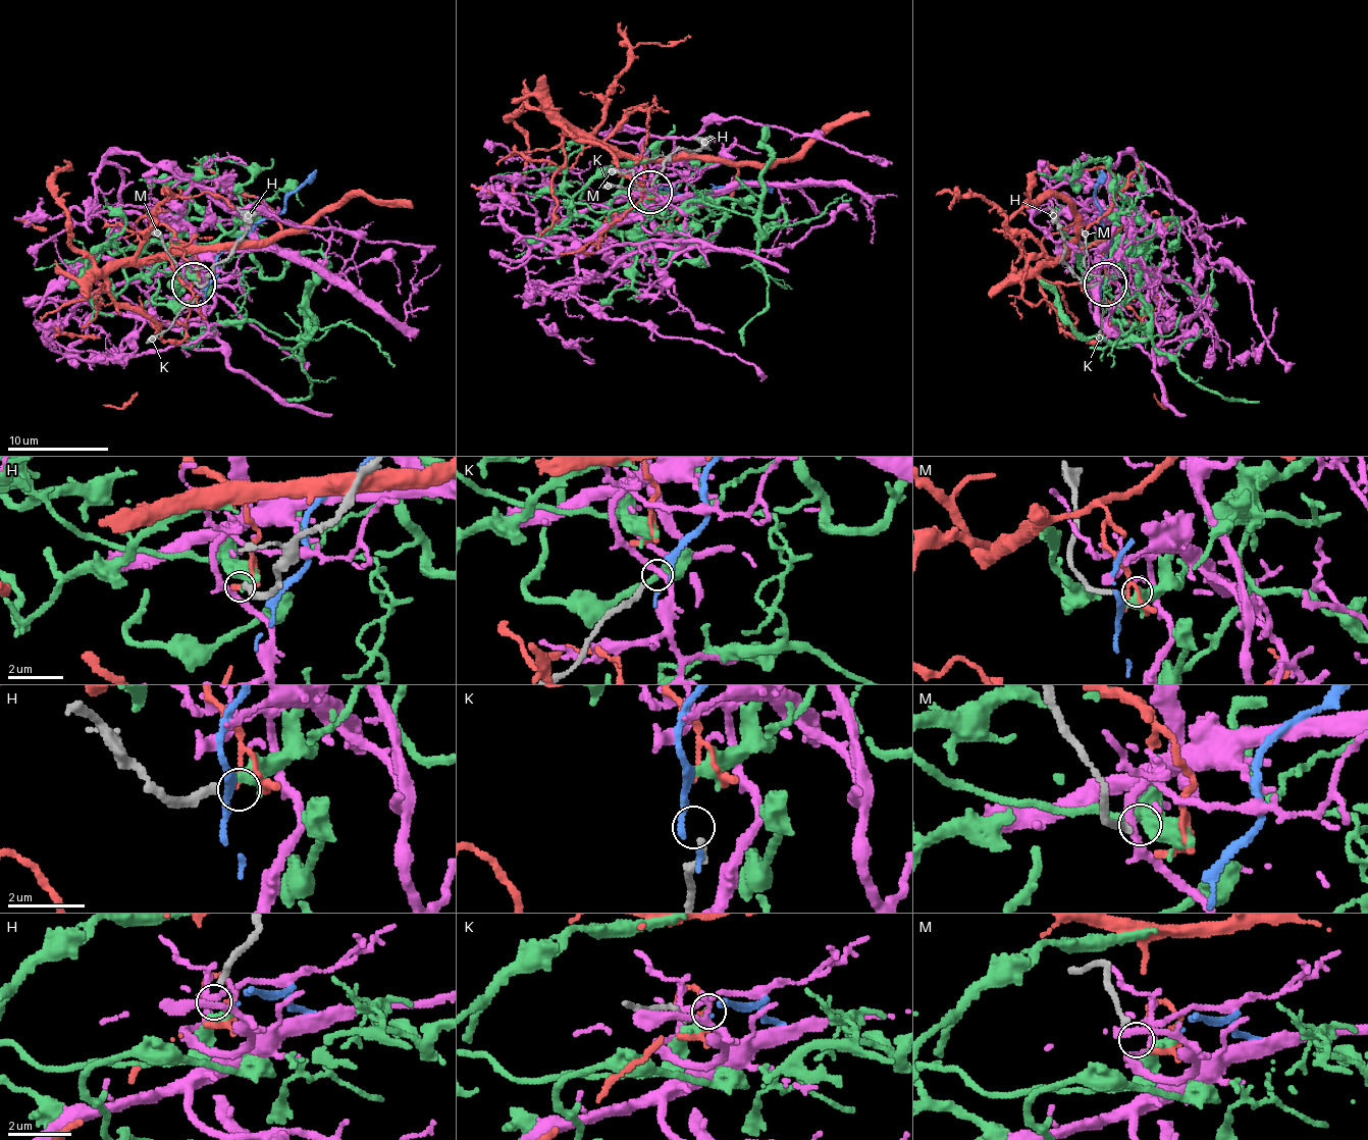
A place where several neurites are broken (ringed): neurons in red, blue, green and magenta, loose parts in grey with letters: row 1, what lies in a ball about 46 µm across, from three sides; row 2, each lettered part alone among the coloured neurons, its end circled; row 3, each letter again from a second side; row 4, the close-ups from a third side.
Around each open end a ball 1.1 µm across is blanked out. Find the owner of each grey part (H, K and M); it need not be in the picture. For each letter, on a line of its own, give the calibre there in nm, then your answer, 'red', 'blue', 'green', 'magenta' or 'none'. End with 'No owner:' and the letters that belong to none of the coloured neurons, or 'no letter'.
H: 220 nm | none
K: 170 nm | blue
M: 160 nm | green
No owner: H

